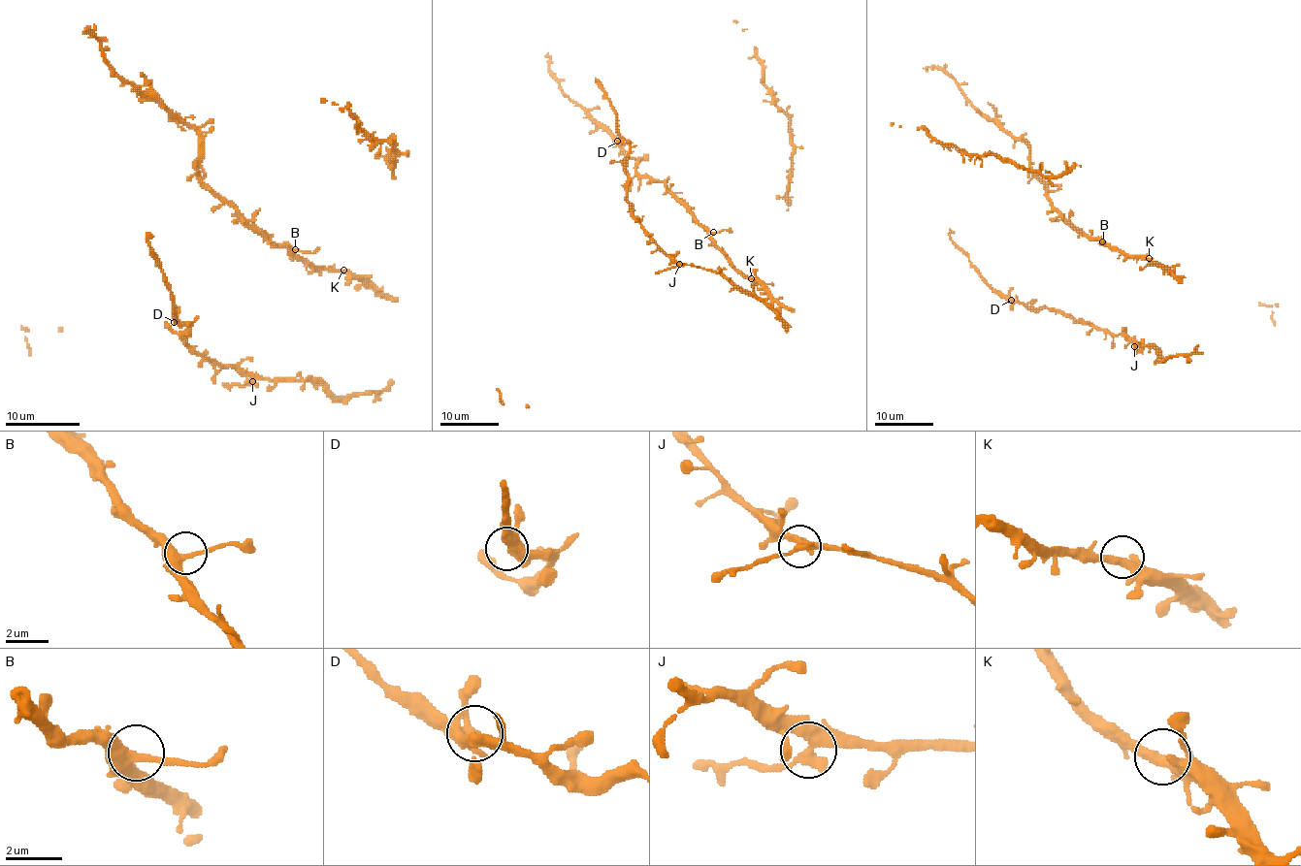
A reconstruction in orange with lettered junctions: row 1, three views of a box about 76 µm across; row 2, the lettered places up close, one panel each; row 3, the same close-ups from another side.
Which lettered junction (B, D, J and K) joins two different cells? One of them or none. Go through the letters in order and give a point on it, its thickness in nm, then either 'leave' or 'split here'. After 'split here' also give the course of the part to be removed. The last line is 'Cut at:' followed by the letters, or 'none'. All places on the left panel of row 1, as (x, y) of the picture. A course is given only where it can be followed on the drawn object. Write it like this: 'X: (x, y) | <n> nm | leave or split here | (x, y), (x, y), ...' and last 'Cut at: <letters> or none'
B: (295, 249) | 380 nm | leave
D: (174, 322) | 340 nm | leave
J: (252, 381) | 320 nm | split here | (252, 381), (246, 385), (222, 383)
K: (343, 270) | 320 nm | leave
Cut at: J

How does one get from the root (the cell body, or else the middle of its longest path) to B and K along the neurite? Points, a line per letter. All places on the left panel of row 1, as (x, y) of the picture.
B: (398, 302), (380, 298), (351, 273), (311, 268), (293, 251), (295, 249)
K: (398, 302), (380, 298), (366, 282), (343, 270)

